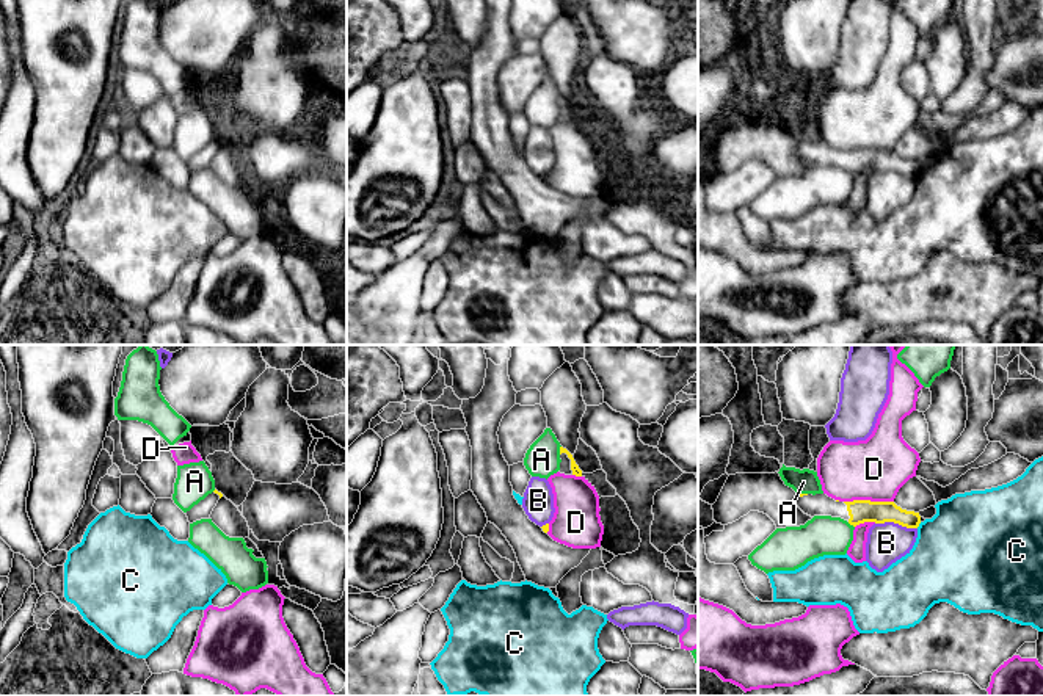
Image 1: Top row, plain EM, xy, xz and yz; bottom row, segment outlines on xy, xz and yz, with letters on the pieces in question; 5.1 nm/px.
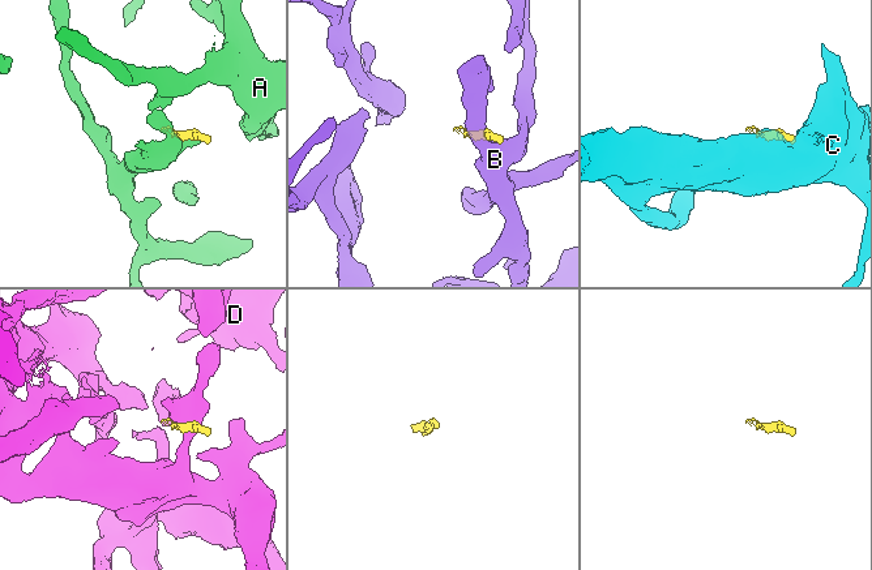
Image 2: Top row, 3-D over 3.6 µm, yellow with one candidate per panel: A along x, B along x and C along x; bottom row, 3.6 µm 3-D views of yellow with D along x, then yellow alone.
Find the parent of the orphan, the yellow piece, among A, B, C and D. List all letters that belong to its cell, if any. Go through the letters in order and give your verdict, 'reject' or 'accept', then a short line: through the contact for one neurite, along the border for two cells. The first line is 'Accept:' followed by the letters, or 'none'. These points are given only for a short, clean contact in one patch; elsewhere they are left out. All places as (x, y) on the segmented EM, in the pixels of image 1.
Accept: none
A: reject; line xz (560, 445), (559, 453)
B: reject; line yz (875, 522), (897, 522), (916, 529)
C: reject
D: reject; line yz (893, 500), (844, 502)

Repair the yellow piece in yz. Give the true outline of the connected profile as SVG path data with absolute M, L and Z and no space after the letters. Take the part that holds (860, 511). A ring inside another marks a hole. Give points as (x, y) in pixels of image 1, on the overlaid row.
M800 494L797 506L811 517L841 517L853 527L864 522L894 522L907 528L918 528L921 524L919 513L902 509L894 502L839 502L828 497L827 494Z

